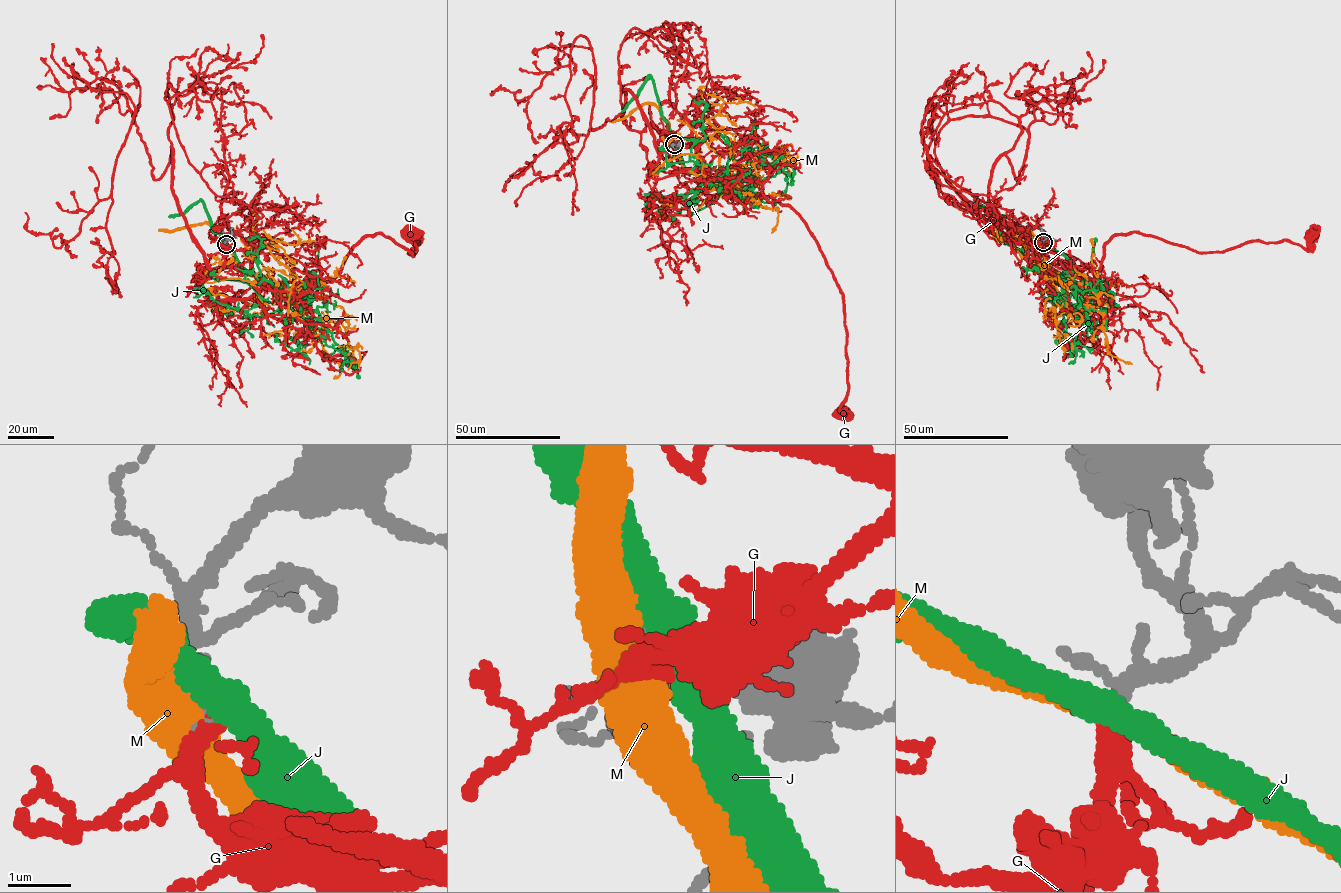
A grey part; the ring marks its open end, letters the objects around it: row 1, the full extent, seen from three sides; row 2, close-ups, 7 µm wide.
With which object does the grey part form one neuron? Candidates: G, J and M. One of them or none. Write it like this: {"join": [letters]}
{"join": ["G"]}

